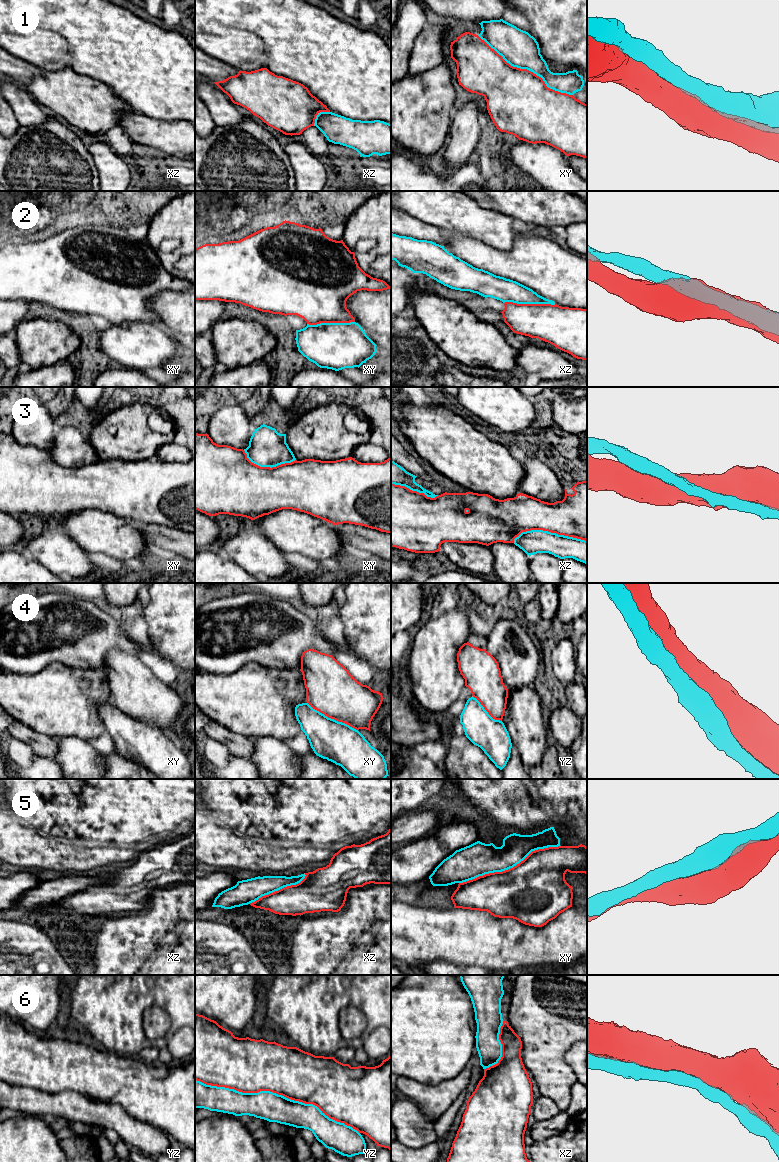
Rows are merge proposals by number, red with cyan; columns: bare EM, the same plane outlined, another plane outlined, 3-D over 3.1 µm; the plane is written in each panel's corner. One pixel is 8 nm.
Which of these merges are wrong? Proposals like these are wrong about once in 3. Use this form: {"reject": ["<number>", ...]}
{"reject": ["5"]}

